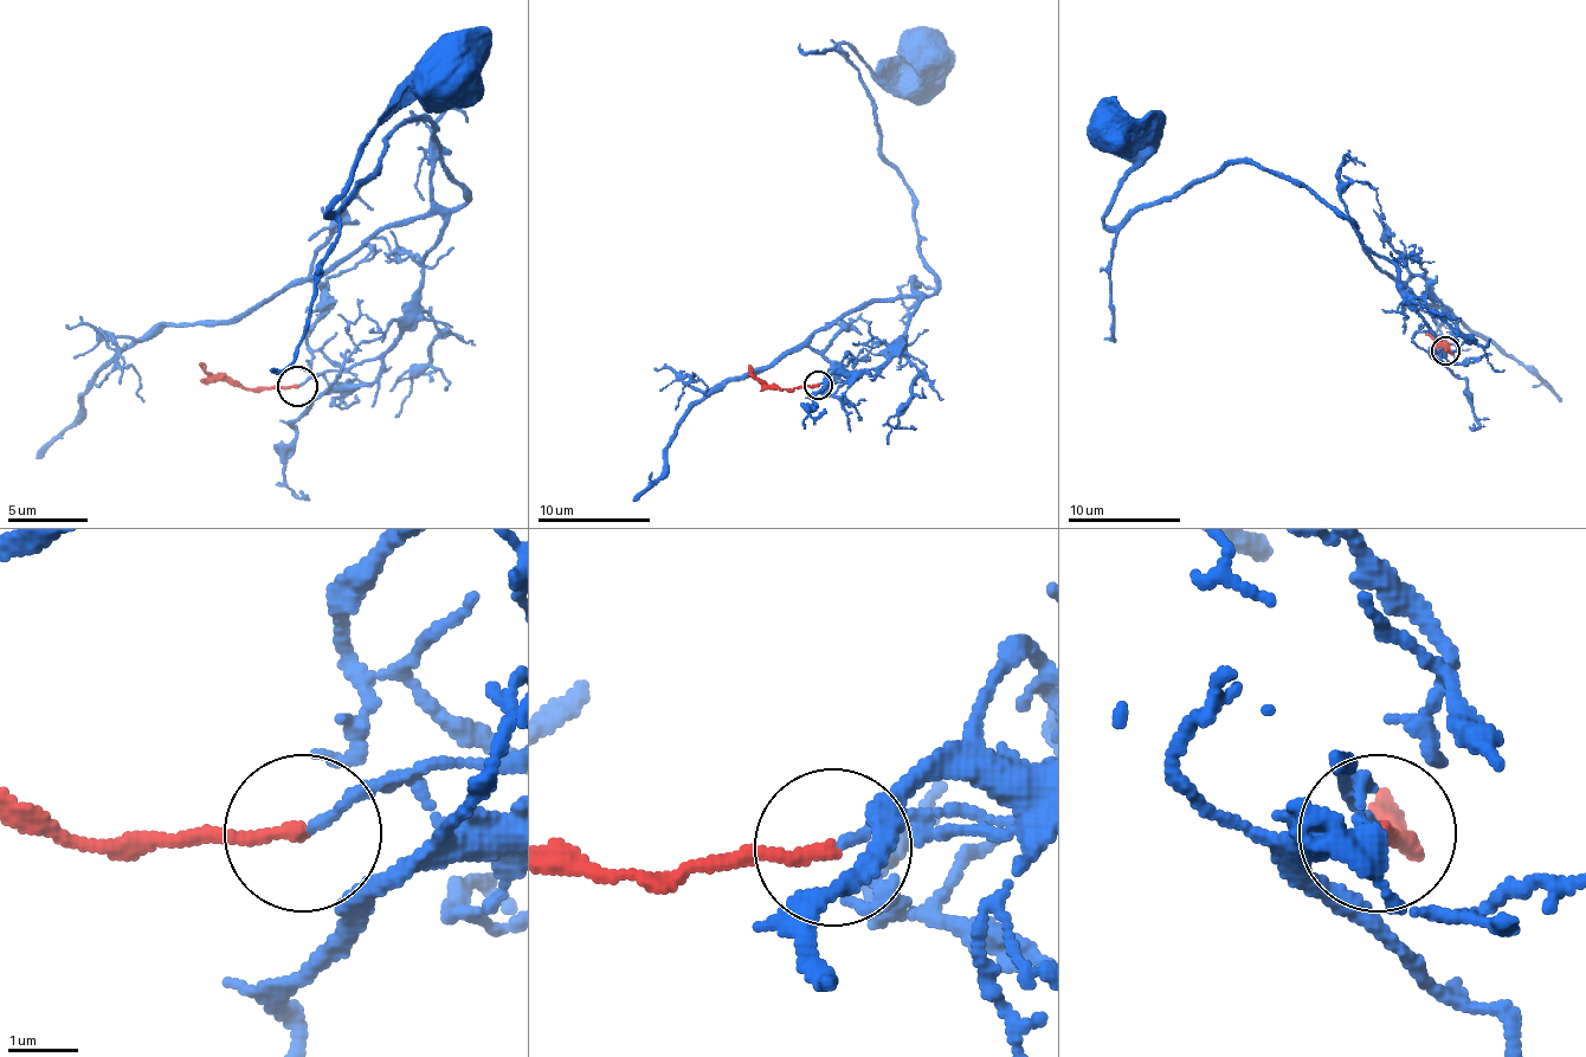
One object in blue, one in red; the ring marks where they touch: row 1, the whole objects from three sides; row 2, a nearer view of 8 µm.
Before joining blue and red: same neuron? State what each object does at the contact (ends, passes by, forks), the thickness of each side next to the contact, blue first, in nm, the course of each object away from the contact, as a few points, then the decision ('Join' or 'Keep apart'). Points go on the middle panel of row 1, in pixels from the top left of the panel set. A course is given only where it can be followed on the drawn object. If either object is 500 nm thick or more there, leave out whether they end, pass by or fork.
At the ring blue ends. At the ring red ends. Thickness 130 nm (blue) against 200 nm. Course of blue: (818, 384), (877, 369), (936, 285), (914, 198), (840, 46), (875, 71), (926, 51). Course of red: (818, 384), (777, 390), (748, 365). Join

